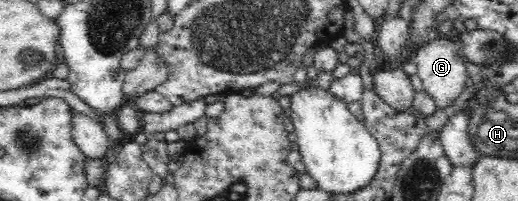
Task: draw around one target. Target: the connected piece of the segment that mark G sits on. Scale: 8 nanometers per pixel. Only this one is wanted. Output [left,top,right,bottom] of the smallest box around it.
[413,28,467,110]

